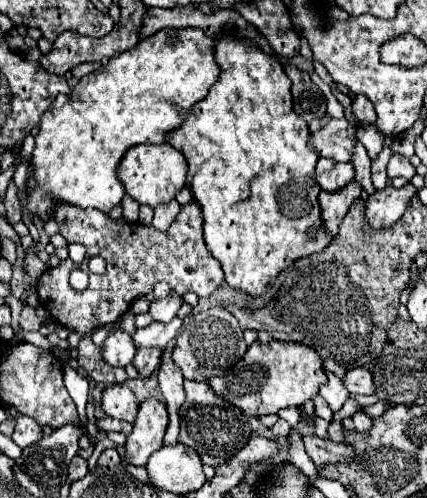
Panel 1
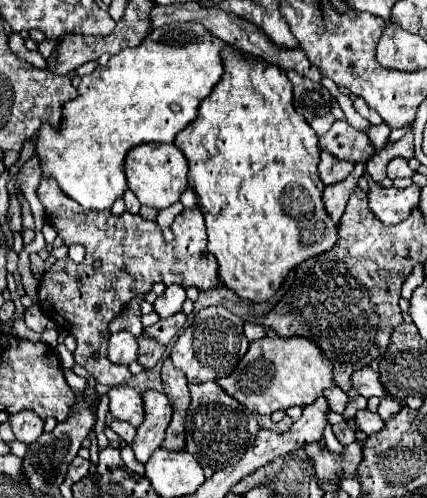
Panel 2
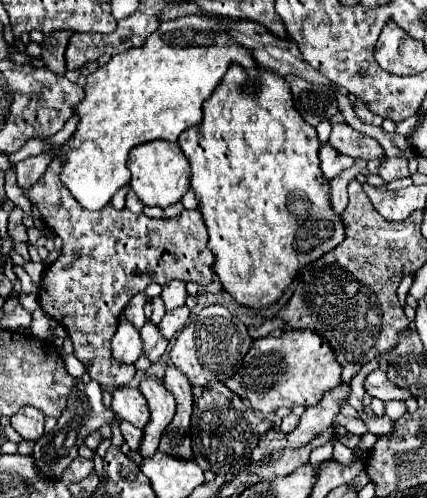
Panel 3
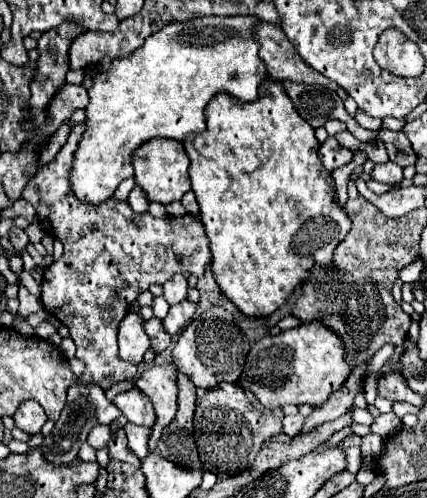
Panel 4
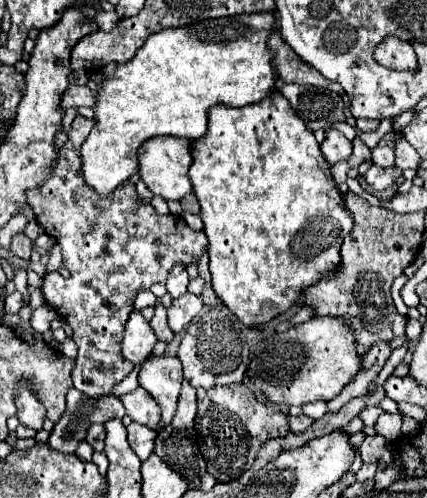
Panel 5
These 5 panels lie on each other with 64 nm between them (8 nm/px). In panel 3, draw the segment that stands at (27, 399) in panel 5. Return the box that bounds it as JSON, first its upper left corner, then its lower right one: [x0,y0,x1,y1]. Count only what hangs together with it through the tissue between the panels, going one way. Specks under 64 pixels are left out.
[10,406,44,440]

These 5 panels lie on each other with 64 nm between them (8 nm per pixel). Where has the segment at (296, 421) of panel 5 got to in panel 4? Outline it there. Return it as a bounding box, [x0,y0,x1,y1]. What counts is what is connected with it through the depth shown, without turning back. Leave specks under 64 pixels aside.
[282,414,304,436]

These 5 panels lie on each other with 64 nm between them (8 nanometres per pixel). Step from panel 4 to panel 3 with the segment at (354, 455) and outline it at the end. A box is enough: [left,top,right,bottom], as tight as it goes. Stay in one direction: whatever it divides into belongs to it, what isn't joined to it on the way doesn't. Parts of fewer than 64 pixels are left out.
[333,437,354,464]

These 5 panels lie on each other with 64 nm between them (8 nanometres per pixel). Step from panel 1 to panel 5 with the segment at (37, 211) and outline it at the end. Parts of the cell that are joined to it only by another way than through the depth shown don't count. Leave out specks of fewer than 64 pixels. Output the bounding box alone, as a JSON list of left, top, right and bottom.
[80,14,276,198]

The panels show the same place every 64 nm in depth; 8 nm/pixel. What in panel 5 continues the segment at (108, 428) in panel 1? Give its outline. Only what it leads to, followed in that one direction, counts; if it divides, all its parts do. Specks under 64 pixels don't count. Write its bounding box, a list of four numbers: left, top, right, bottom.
[128,422,156,460]

